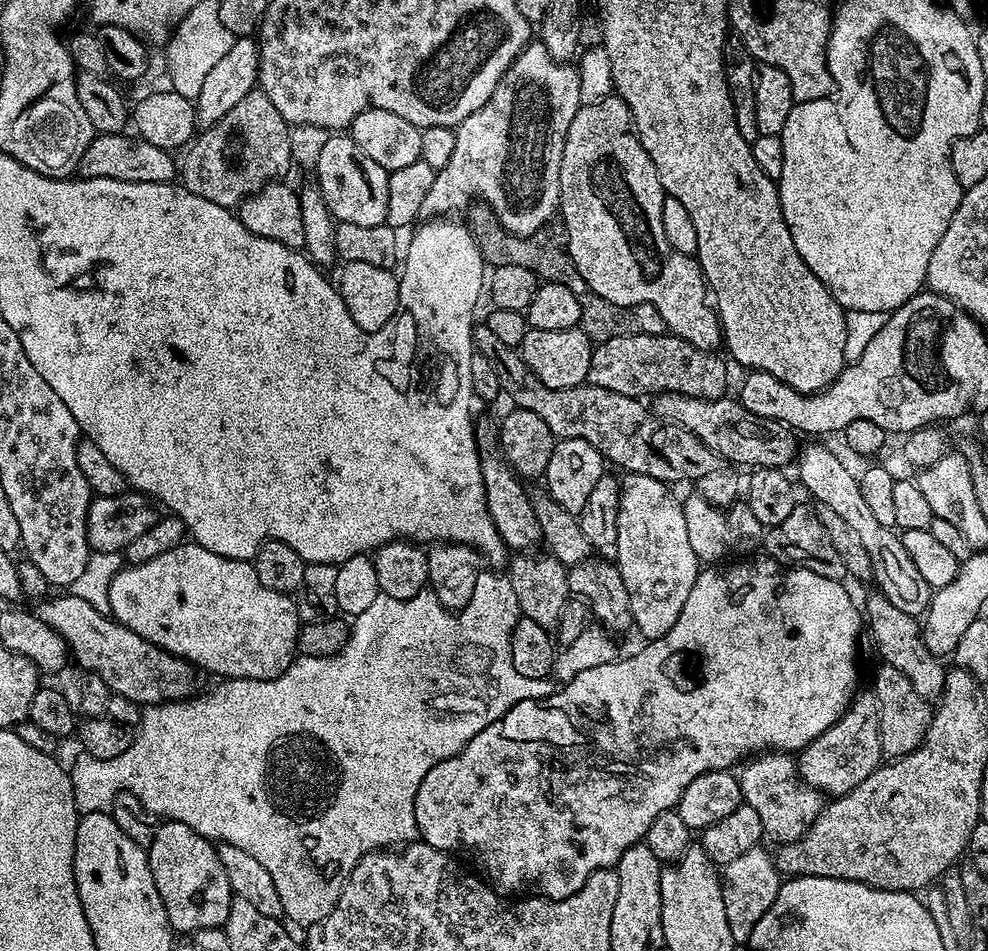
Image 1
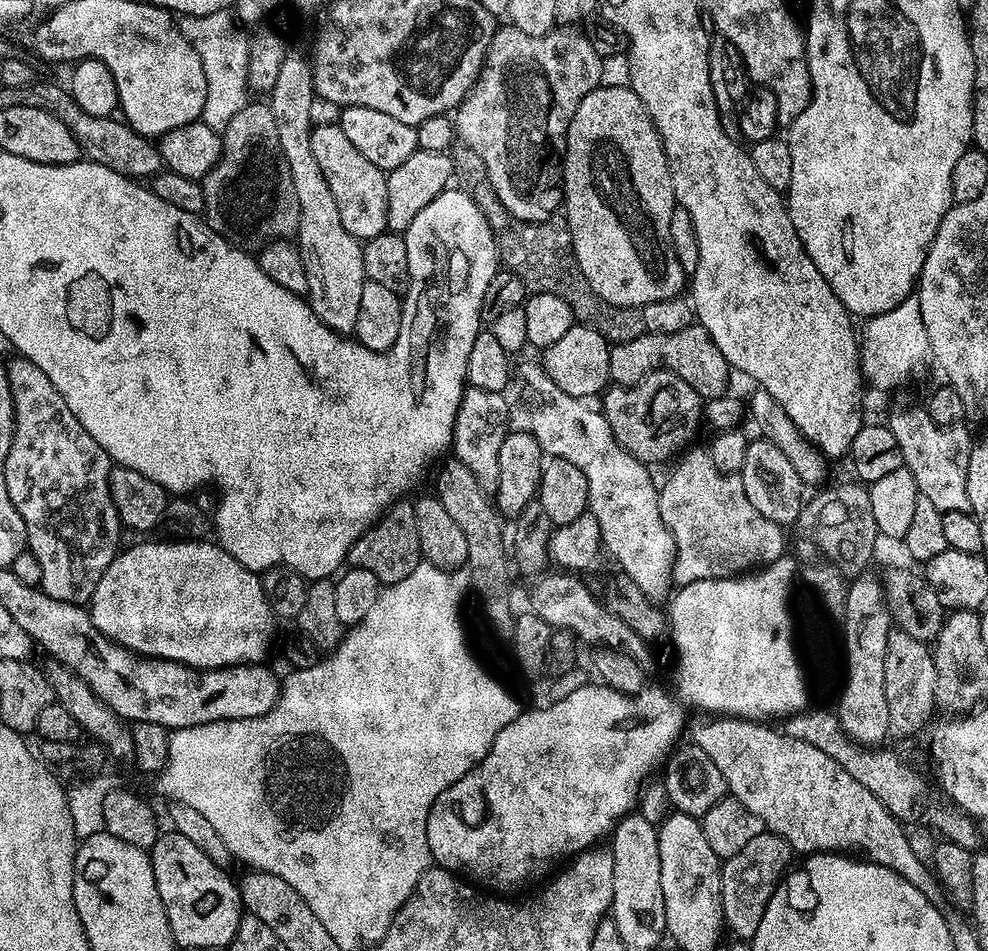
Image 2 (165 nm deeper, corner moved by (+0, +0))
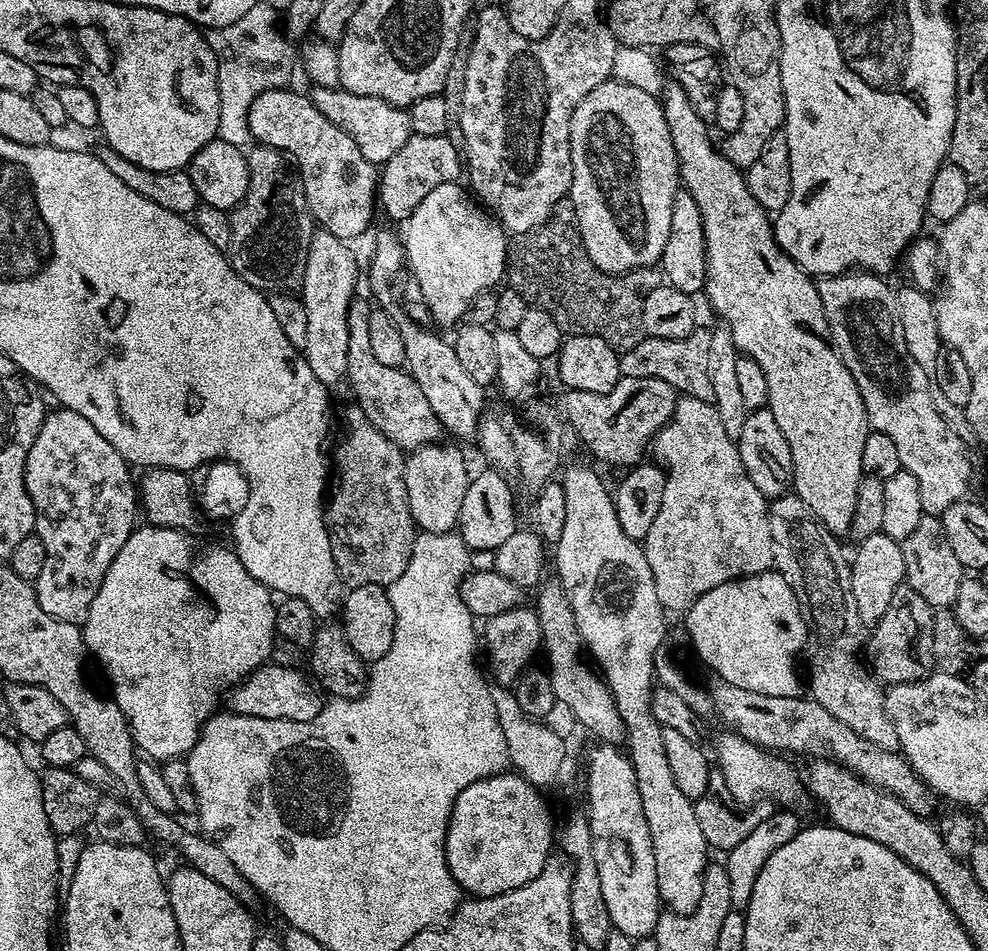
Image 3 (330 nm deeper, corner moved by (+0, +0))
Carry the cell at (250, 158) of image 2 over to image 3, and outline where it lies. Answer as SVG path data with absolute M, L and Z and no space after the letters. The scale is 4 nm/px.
M256 144L247 149L246 155L250 170L250 186L246 190L246 198L242 198L242 202L230 213L232 245L228 247L227 255L232 261L232 269L258 291L265 294L295 293L304 287L306 258L314 231L312 211L308 209L304 188L294 175L289 157L280 149L272 148L269 144Z

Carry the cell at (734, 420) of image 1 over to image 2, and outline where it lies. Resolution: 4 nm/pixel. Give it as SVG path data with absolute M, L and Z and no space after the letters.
M667 370L647 372L633 384L609 387L603 393L603 400L604 418L616 443L649 466L655 466L667 456L675 457L702 424L702 397Z

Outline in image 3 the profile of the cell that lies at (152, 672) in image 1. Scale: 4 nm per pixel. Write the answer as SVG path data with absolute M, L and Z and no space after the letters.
M271 662L261 664L249 676L232 685L226 696L227 711L236 712L239 716L294 722L310 722L318 718L318 714L324 709L325 697L321 689L302 673L300 668L287 668Z

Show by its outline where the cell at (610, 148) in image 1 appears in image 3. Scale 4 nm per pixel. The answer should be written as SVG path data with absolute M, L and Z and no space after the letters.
M609 78L578 102L574 118L570 118L570 158L570 199L590 262L594 262L598 270L617 274L659 265L662 250L666 250L666 238L670 238L670 210L682 188L678 158L663 103L645 90Z

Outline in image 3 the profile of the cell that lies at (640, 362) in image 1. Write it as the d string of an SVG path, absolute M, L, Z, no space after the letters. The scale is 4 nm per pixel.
M697 330L686 338L645 336L638 346L620 352L619 358L621 376L662 378L662 382L670 382L677 393L709 402L714 398L714 386L710 386L710 338L707 331Z

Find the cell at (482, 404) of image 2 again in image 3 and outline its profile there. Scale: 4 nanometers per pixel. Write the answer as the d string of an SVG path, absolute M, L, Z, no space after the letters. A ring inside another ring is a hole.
M384 232L376 240L376 249L372 252L372 265L368 268L368 280L372 283L372 292L381 309L387 310L394 326L398 326L398 334L402 334L402 342L406 346L406 371L418 382L422 394L426 394L426 402L430 402L430 410L438 418L449 437L460 440L472 440L480 422L486 415L484 396L486 389L478 386L468 375L466 369L458 363L458 354L454 354L454 346L447 339L435 336L431 327L414 322L404 313L398 300L398 292L392 289L392 283L401 279L406 268L404 246L399 235L391 236ZM401 271L401 272L400 272ZM396 300L396 304L394 303ZM392 304L392 305L391 305ZM452 435L452 436L451 436ZM460 439L460 440L459 440Z

